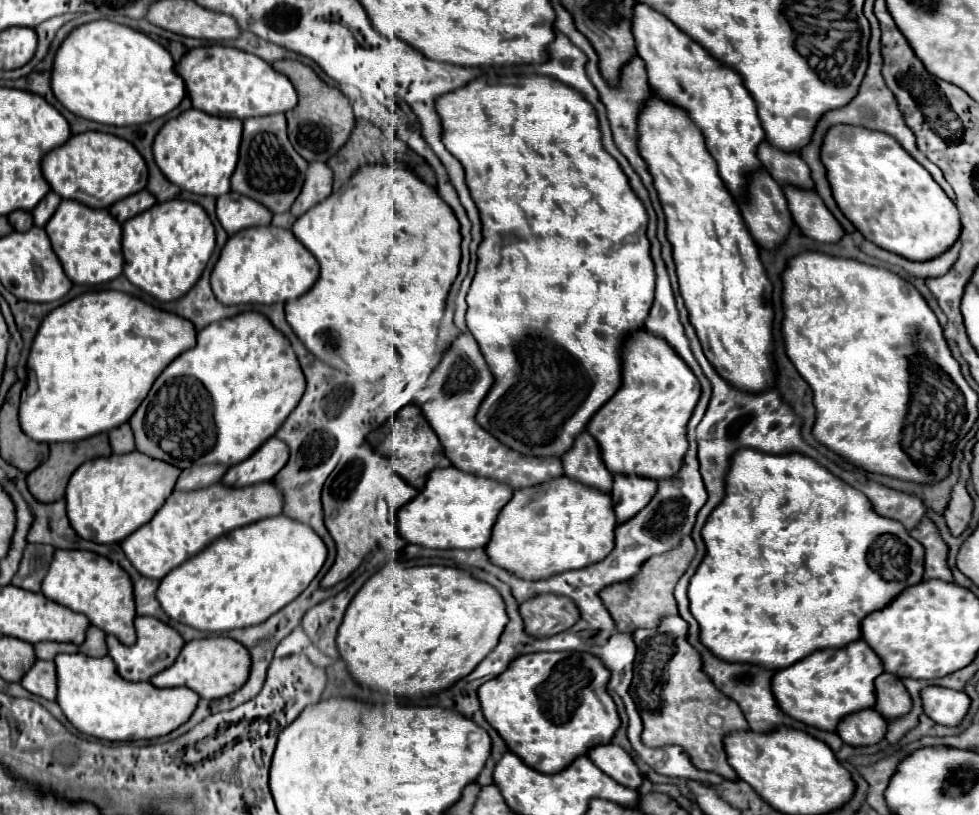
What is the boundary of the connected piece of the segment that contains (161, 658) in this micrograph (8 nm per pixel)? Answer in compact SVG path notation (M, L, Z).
M137 616L135 628L137 628L137 642L133 646L121 644L115 636L107 636L107 646L109 646L109 656L117 664L117 672L125 680L141 682L141 680L153 678L155 674L163 672L165 668L169 668L175 662L175 658L179 656L185 640L181 638L181 634L175 628L171 628L169 624L163 624L161 620L151 618L151 616Z

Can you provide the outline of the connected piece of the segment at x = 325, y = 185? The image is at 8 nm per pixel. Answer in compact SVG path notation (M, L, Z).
M309 162L301 194L293 202L291 214L297 218L301 214L305 214L309 208L313 208L317 202L325 200L331 194L331 190L333 190L331 186L333 186L331 168L325 162Z

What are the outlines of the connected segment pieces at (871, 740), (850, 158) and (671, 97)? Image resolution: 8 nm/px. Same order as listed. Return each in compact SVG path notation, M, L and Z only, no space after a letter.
M859 710L857 714L847 714L837 724L837 734L843 742L851 746L877 744L885 736L885 718L877 710Z
M835 124L825 132L821 162L839 210L873 244L903 258L935 258L959 238L957 206L893 136L863 126Z
M647 4L633 6L633 24L637 54L645 60L651 88L665 100L683 106L693 122L701 128L707 150L719 166L719 176L735 198L745 194L745 176L757 170L757 146L765 138L763 126L757 118L757 108L747 92L743 78L729 66L723 66L701 44L679 30L665 14Z

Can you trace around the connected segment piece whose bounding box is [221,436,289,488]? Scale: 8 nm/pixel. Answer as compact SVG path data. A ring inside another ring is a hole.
M273 436L245 462L231 466L221 482L227 486L241 488L241 486L273 480L275 474L287 464L287 460L289 460L289 446Z

